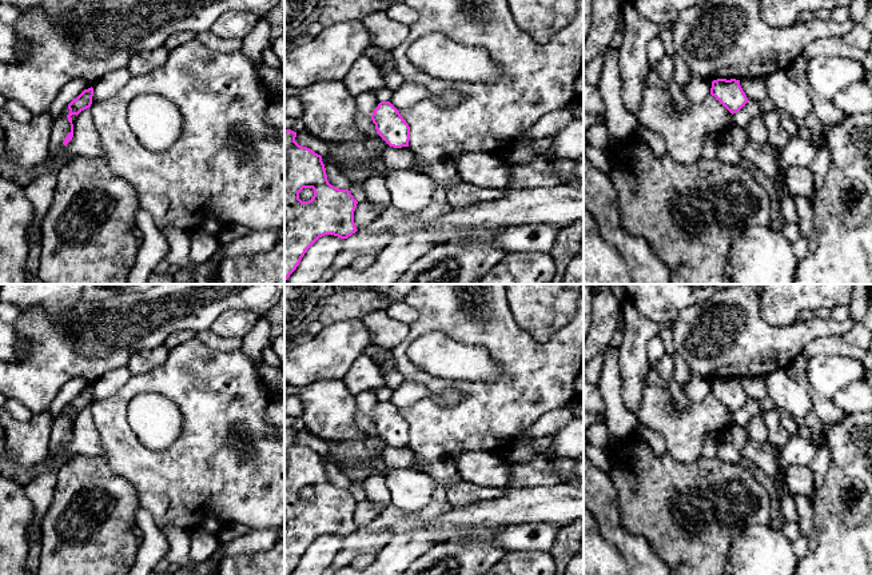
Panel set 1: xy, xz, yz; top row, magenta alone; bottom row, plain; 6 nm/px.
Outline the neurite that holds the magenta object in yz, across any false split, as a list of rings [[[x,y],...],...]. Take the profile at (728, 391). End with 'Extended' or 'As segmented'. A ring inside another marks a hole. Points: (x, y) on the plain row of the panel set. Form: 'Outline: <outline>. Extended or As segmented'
Outline: [[[736,378],[712,380],[710,394],[714,395],[732,414],[738,411],[749,399]]]. As segmented

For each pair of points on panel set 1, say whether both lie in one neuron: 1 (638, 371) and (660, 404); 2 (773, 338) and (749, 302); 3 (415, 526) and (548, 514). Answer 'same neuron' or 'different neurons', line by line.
1: different neurons
2: same neuron
3: different neurons

